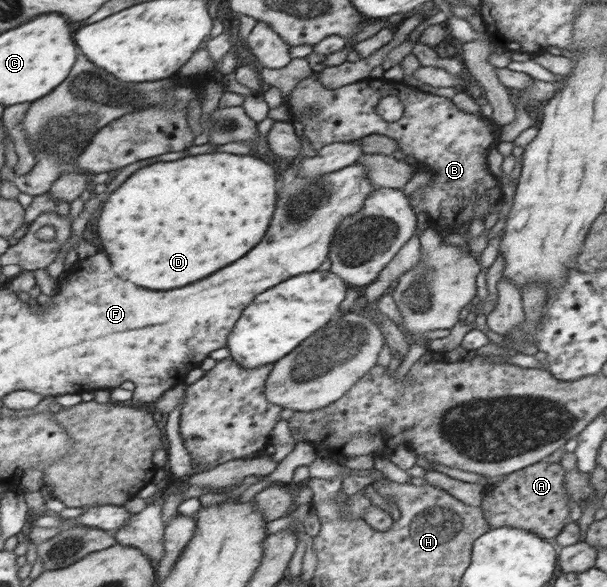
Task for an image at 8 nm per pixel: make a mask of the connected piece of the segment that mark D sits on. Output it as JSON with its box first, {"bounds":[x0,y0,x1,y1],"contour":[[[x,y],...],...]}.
{"bounds":[98,152,278,290],"contour":[[[216,152],[216,154],[200,154],[200,156],[190,156],[190,158],[182,158],[176,162],[158,162],[152,164],[144,170],[138,170],[124,186],[120,186],[104,204],[100,220],[98,220],[98,234],[100,240],[104,244],[104,250],[108,252],[108,256],[112,256],[112,264],[116,264],[116,272],[120,272],[120,276],[124,276],[134,284],[140,284],[142,288],[152,288],[152,290],[174,290],[174,288],[182,288],[188,286],[192,282],[198,282],[202,278],[212,276],[214,272],[230,266],[232,262],[244,258],[256,244],[262,242],[264,234],[268,232],[268,224],[272,222],[274,210],[276,210],[276,202],[278,202],[278,188],[276,188],[278,176],[276,170],[254,156],[236,156],[236,154],[226,154],[226,152]]]}

